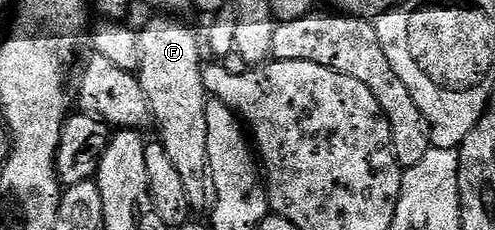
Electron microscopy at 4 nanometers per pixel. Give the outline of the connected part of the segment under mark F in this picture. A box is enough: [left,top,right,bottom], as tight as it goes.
[138,18,210,209]

